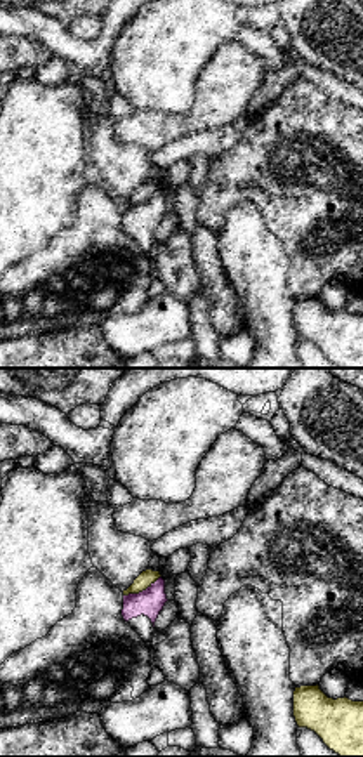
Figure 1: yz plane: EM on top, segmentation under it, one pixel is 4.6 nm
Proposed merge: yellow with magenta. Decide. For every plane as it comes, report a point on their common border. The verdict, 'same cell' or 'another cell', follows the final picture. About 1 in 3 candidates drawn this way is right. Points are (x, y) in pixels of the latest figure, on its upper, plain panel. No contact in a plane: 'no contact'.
contact (141, 202)

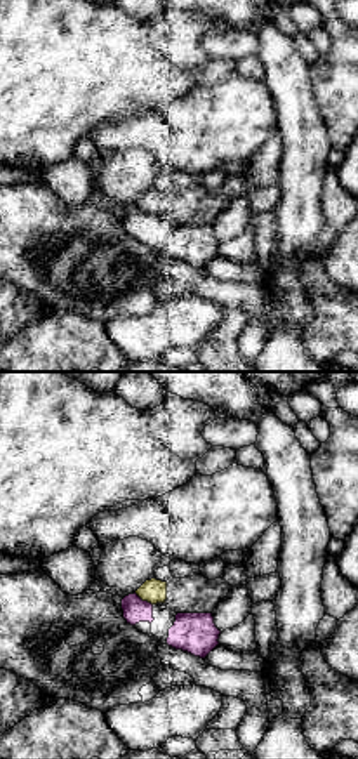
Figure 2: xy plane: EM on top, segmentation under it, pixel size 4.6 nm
contact (143, 211)

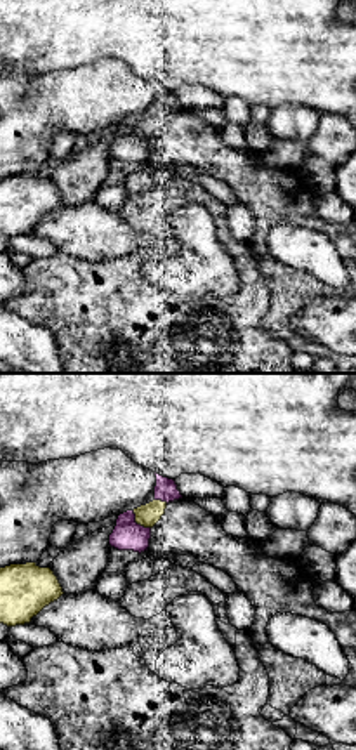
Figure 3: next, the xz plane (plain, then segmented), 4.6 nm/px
contact (138, 134)

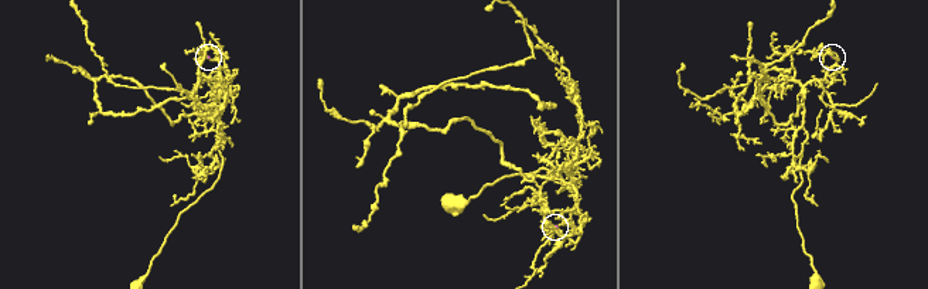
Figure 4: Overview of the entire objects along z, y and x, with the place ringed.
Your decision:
another cell

